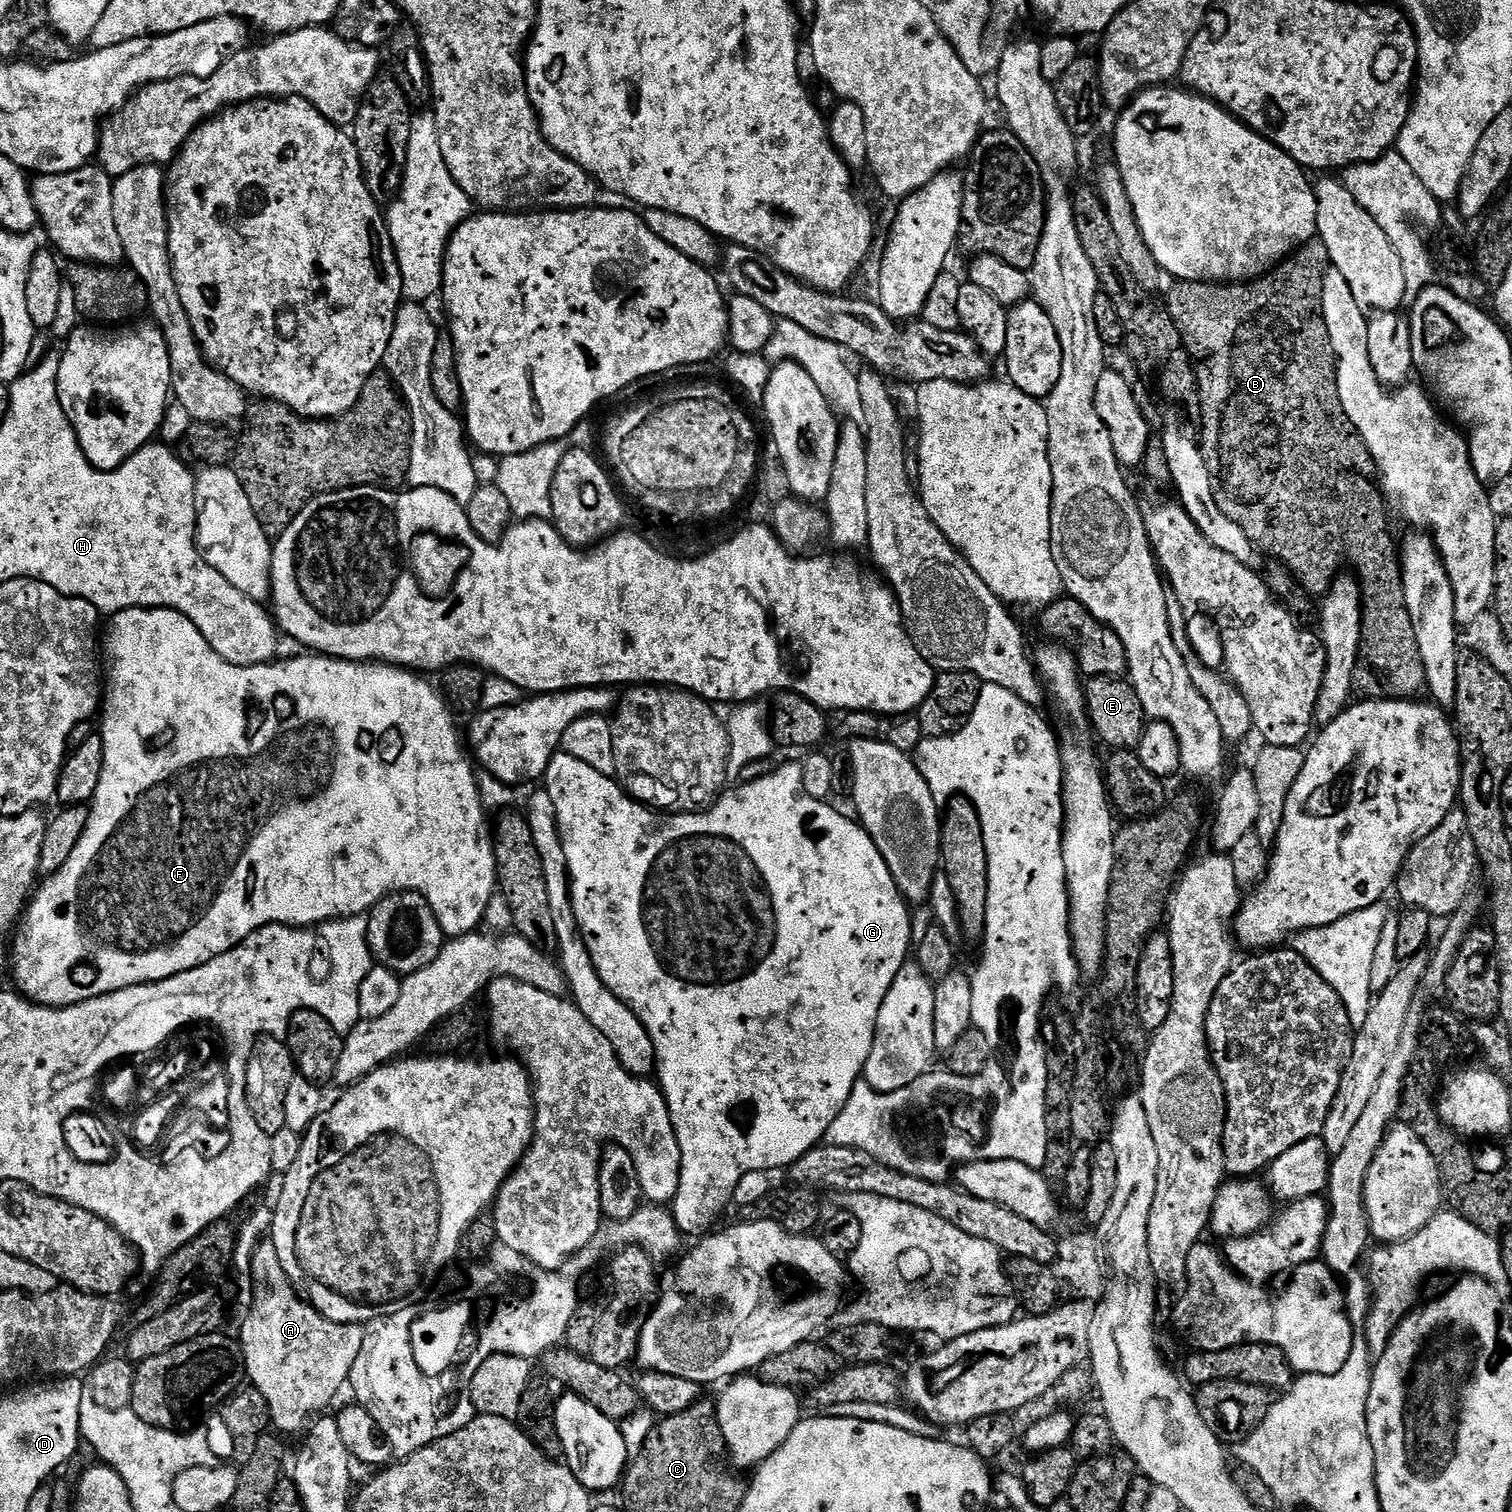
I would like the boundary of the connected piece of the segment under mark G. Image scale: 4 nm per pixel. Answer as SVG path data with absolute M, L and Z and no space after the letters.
M563 750L558 751L552 761L549 762L548 769L545 770L542 777L542 784L543 787L547 788L550 794L550 802L554 802L554 810L558 814L560 841L566 850L568 885L572 891L572 905L574 906L576 921L580 927L580 934L584 937L584 945L587 946L590 958L594 962L594 966L598 970L604 985L622 1002L626 1002L630 1006L630 1010L634 1010L634 1014L640 1019L642 1026L648 1031L650 1038L654 1042L654 1050L658 1061L658 1077L660 1076L658 1087L664 1094L664 1101L668 1103L668 1109L672 1115L674 1134L678 1138L678 1150L680 1151L678 1192L676 1197L670 1201L672 1217L678 1226L678 1230L685 1237L696 1236L695 1238L703 1238L717 1227L716 1219L727 1208L730 1208L734 1186L738 1186L738 1178L742 1178L742 1174L750 1174L751 1172L771 1173L772 1168L787 1169L798 1157L804 1156L811 1148L817 1147L823 1141L826 1130L830 1130L830 1122L834 1122L834 1118L838 1118L842 1106L850 1098L852 1088L855 1084L861 1083L864 1067L870 1058L870 1050L874 1044L878 1010L882 1010L882 1002L886 998L894 978L898 978L898 970L902 970L902 966L909 959L910 949L914 944L912 916L908 913L910 905L898 890L898 886L894 882L894 878L890 874L890 870L886 866L878 846L874 846L874 842L864 825L853 819L851 815L849 815L850 817L843 816L838 809L831 808L831 803L828 800L810 798L810 794L806 794L806 790L802 786L802 770L800 769L800 764L796 762L794 764L780 764L764 777L758 778L749 784L737 783L733 792L725 791L707 810L684 810L679 814L665 814L663 811L649 808L648 805L642 804L638 800L633 800L631 795L625 792L613 777L598 774L598 770L594 770L594 766L586 766L586 762L578 762L578 758L574 758L569 752Z

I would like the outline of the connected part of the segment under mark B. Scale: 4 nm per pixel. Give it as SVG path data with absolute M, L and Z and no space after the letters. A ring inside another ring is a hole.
M1313 238L1301 248L1297 248L1282 264L1277 264L1265 276L1250 280L1243 284L1202 284L1199 280L1181 280L1173 283L1168 292L1166 311L1174 322L1178 334L1184 343L1184 351L1192 360L1192 368L1196 372L1196 391L1198 393L1198 409L1200 408L1200 436L1198 443L1204 453L1204 464L1210 474L1211 503L1230 522L1238 522L1261 553L1269 552L1273 561L1279 562L1296 578L1297 584L1312 598L1323 597L1332 581L1341 575L1344 559L1348 559L1356 569L1354 575L1360 581L1360 603L1362 605L1362 624L1360 630L1360 649L1356 658L1356 669L1352 678L1353 689L1361 692L1364 700L1416 700L1419 692L1426 688L1426 674L1422 666L1422 654L1418 650L1418 638L1414 634L1412 619L1406 606L1404 587L1400 581L1400 562L1398 548L1392 545L1392 536L1388 533L1388 520L1384 517L1386 501L1378 487L1376 463L1362 438L1356 434L1352 423L1342 410L1342 402L1338 394L1338 378L1336 377L1336 355L1332 353L1332 344L1328 341L1326 322L1322 314L1322 282L1326 265L1329 263L1328 251L1324 243Z

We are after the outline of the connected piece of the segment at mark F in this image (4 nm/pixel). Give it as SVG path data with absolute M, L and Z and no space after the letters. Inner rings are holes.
M127 608L112 614L107 624L108 633L105 636L103 633L102 636L103 684L100 724L98 720L98 734L104 743L102 778L98 782L98 790L91 798L86 830L82 834L82 838L78 838L78 846L74 846L74 854L70 854L70 858L66 858L66 866L62 866L62 870L47 877L43 881L44 885L41 883L35 889L34 895L29 899L26 911L15 929L14 939L10 944L10 973L12 972L12 980L16 983L13 984L15 991L19 992L24 999L32 1001L33 1004L45 1004L48 1008L65 1008L66 1006L74 1006L78 1002L86 1002L95 996L109 996L111 992L117 992L130 986L138 986L139 984L151 986L160 980L169 980L171 976L177 976L186 970L194 970L198 966L226 954L231 948L237 948L251 932L257 932L259 928L264 928L267 924L289 924L292 928L311 928L325 924L328 920L342 920L346 916L364 916L381 898L390 896L393 892L422 894L422 898L426 898L426 902L430 902L430 910L434 910L445 937L469 936L470 933L481 927L479 924L483 922L484 915L487 914L488 907L492 904L492 895L495 897L498 892L496 859L492 845L493 829L490 827L489 813L480 800L477 784L478 772L474 767L473 757L462 739L461 730L459 732L456 729L455 718L457 719L457 717L448 701L438 691L437 685L435 688L428 681L431 679L425 678L415 671L398 668L394 664L338 660L335 656L323 654L304 654L308 656L296 656L293 660L281 660L280 658L275 662L258 665L234 666L215 653L210 643L199 633L197 626L194 626L194 622L190 622L190 618L186 618L178 610L170 608Z

